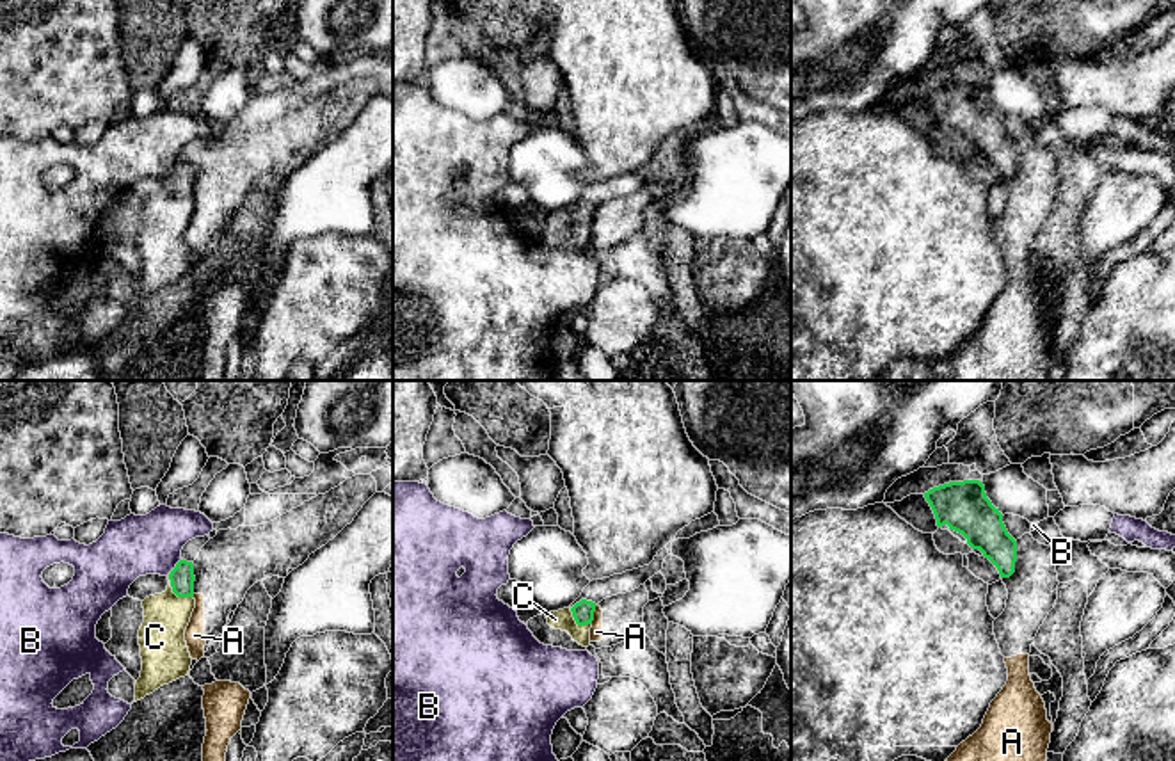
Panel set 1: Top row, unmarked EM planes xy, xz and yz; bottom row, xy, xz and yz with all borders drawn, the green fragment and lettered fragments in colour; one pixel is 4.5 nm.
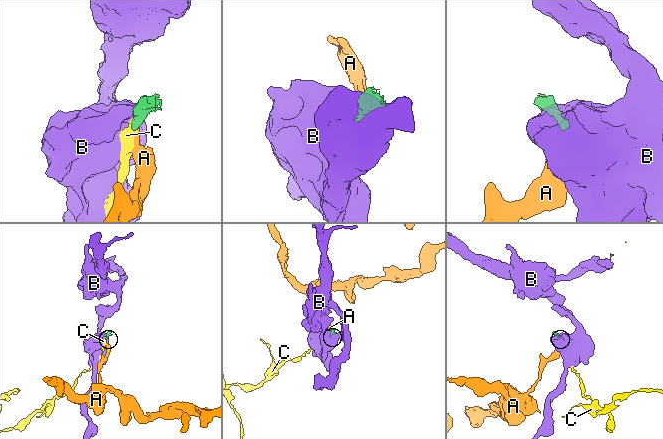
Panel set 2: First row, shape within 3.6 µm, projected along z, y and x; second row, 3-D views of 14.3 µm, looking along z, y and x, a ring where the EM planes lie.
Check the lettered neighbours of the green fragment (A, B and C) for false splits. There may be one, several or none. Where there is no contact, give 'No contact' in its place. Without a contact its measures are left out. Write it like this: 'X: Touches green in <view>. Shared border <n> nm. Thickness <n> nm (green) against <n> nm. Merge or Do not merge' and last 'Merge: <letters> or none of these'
A: Touches green in xz. Shared border 90 nm. Thickness 100 nm (green) against 60 nm. Do not merge
B: Touches green in xy. Shared border 90 nm. Thickness 110 nm (green) against 280 nm. Do not merge
C: Touches green in xy. Shared border 160 nm. Thickness 110 nm (green) against 200 nm. Merge
Merge: C

